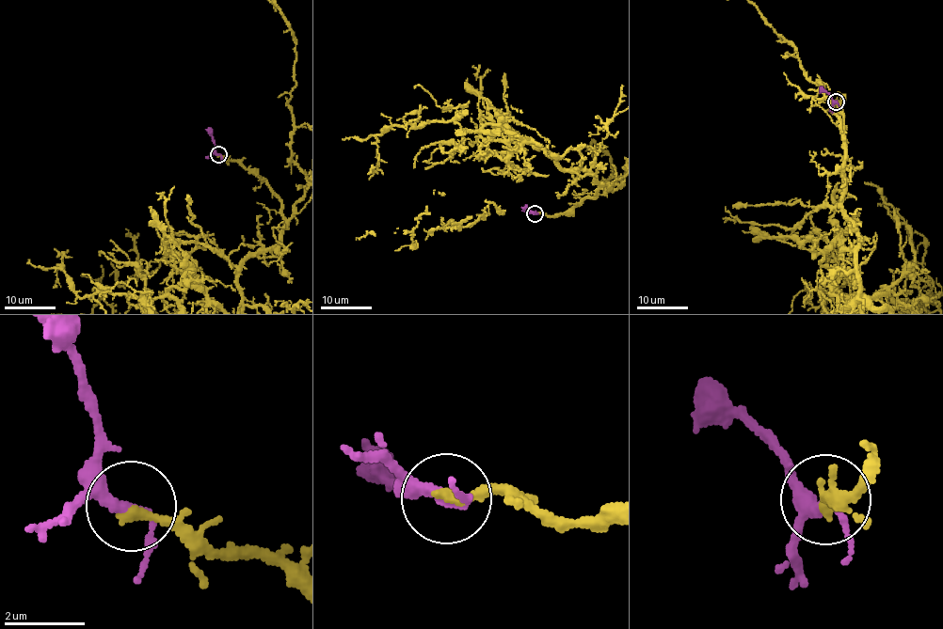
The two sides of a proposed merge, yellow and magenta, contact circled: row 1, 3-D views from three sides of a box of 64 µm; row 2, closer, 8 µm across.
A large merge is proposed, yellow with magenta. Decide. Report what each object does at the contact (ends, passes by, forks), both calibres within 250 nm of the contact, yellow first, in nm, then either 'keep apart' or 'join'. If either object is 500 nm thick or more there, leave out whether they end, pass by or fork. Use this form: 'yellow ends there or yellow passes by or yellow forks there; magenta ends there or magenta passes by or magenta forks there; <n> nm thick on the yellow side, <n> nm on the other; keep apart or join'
yellow ends there; magenta passes by; 260 nm thick on the yellow side, 220 nm on the other; join

